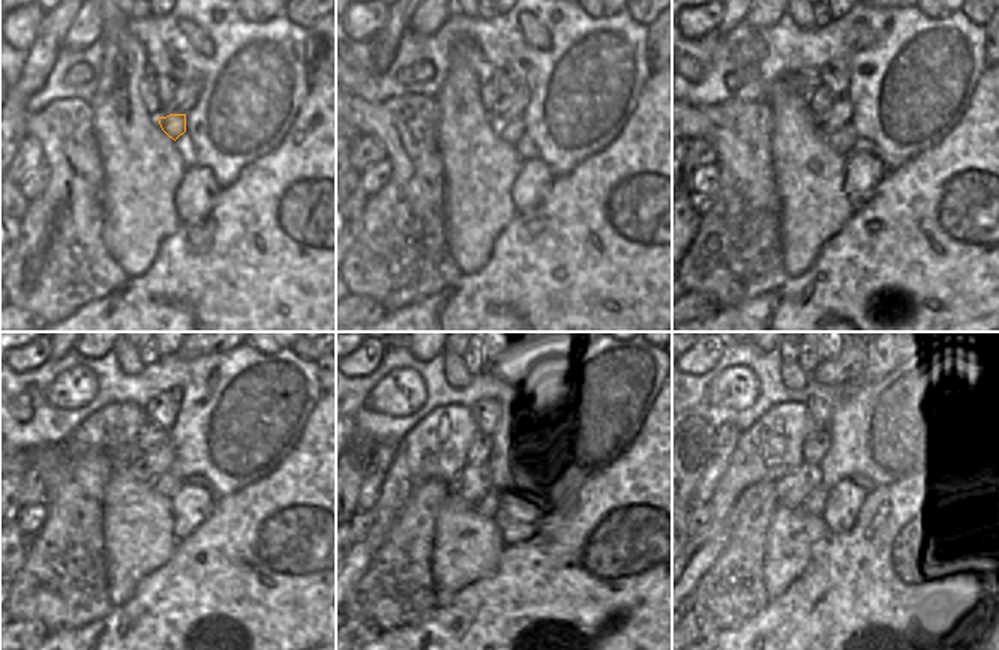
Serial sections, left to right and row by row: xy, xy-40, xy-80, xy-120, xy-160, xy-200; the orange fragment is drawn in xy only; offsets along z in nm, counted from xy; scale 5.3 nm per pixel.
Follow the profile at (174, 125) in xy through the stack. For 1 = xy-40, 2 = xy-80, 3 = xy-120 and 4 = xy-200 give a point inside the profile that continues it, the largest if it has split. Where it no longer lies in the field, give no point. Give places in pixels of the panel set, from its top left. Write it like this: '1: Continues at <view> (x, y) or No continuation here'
1: Continues at xy-40 (510, 132)
2: Continues at xy-80 (842, 140)
3: Continues at xy-120 (167, 484)
4: Continues at xy-200 (815, 505)

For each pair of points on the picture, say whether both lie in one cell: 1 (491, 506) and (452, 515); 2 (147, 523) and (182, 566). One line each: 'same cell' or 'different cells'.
1: different cells
2: different cells

